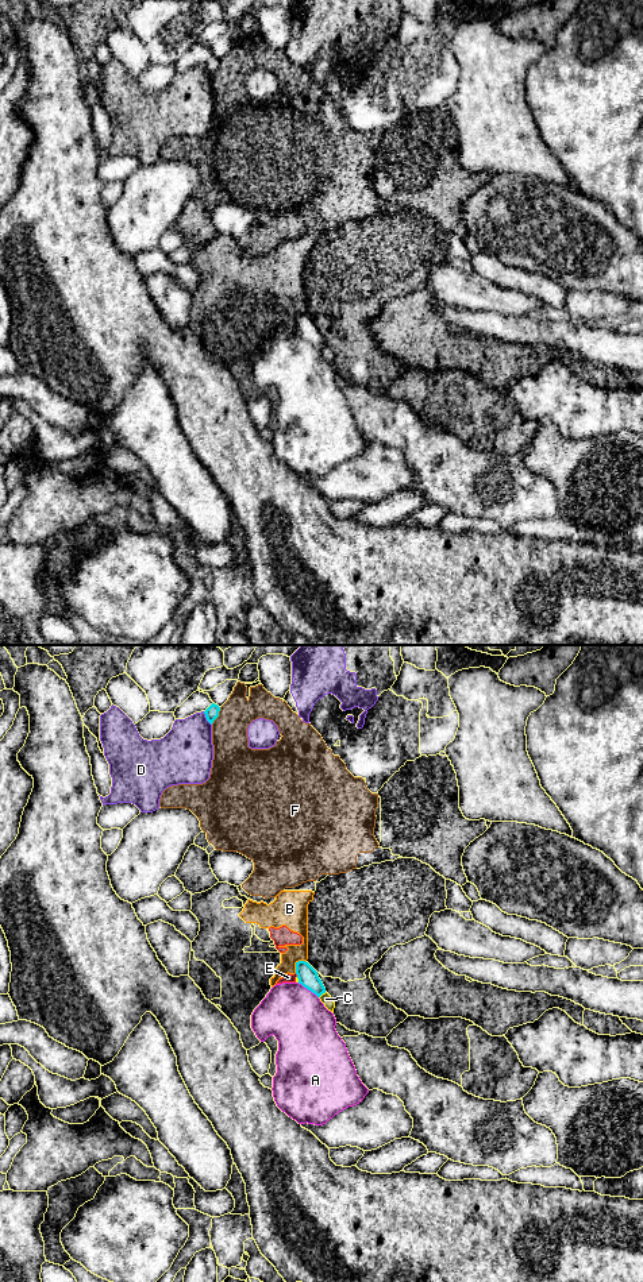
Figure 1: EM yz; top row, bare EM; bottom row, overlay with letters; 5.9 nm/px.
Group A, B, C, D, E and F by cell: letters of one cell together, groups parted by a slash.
A / B E / C / D / F

